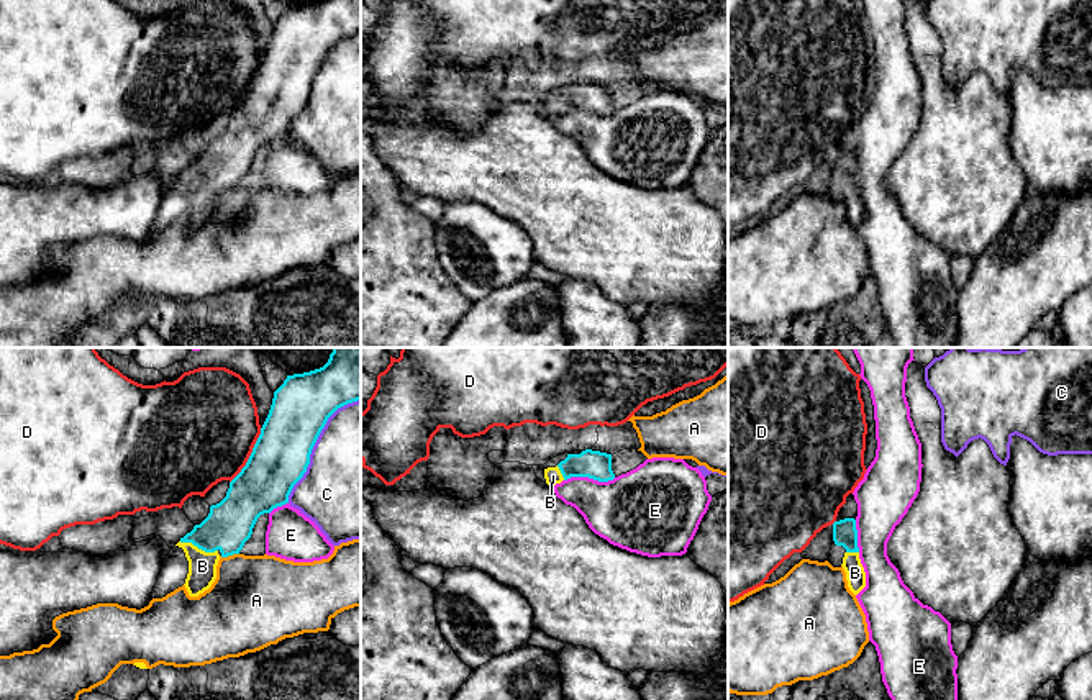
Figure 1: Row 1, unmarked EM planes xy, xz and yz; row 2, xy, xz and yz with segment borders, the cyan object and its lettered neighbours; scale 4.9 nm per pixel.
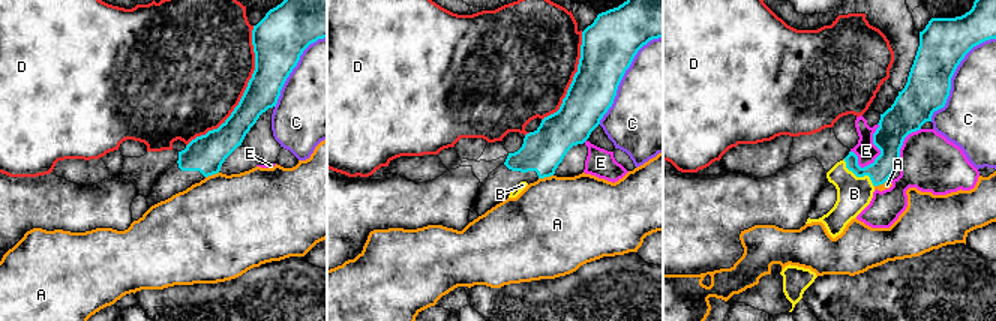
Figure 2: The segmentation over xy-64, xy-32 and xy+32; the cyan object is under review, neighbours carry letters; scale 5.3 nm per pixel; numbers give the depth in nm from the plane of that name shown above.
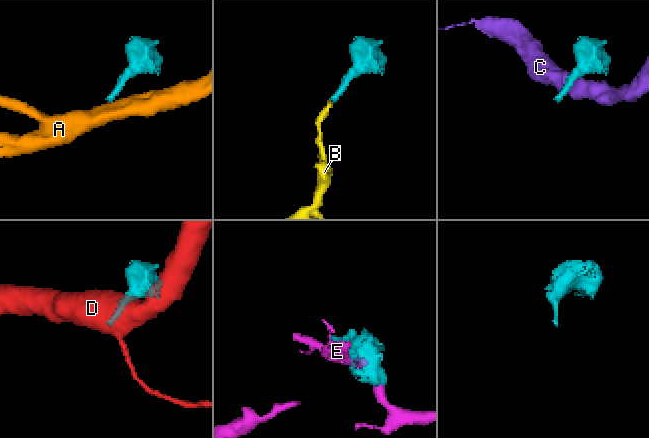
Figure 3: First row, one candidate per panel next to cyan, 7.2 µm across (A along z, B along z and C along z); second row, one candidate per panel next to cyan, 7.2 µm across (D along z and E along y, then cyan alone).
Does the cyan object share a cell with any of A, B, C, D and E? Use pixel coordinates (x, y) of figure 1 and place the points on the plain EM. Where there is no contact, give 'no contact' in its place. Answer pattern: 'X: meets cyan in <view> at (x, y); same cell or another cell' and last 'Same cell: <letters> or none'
A: meets cyan in xy at (228, 187); another cell
B: meets cyan in xy at (199, 181); same cell
C: meets cyan in xy at (313, 77); another cell
D: meets cyan in xy at (250, 89); another cell
E: meets cyan in xz at (589, 110); another cell
Same cell: B

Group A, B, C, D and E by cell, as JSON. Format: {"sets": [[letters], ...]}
{"sets": [["A"], ["B"], ["C"], ["D"], ["E"]]}

